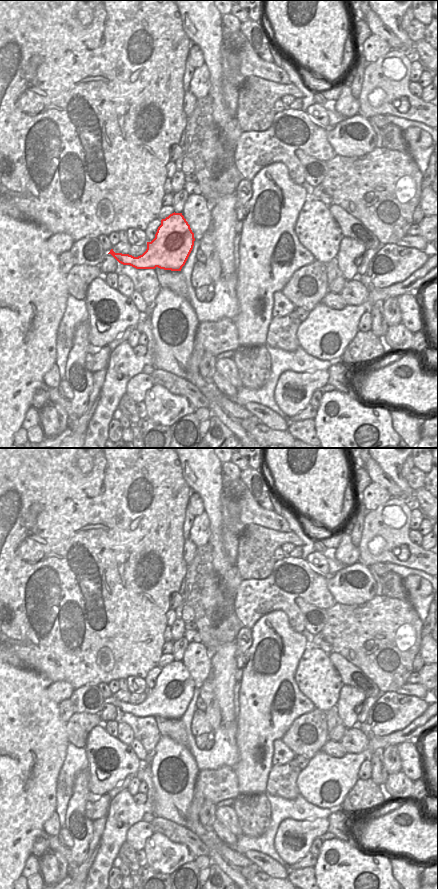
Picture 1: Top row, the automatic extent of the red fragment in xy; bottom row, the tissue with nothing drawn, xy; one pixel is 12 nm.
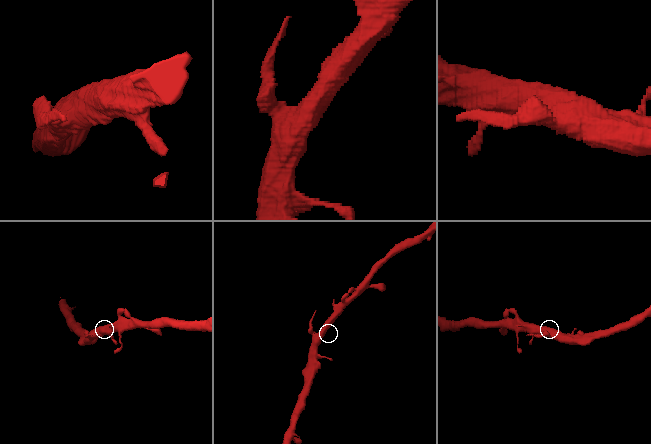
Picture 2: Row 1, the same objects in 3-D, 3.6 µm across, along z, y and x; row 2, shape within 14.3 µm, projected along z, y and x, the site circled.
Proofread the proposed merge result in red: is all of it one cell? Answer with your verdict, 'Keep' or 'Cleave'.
Keep.

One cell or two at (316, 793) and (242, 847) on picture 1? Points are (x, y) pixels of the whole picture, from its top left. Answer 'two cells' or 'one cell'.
two cells

